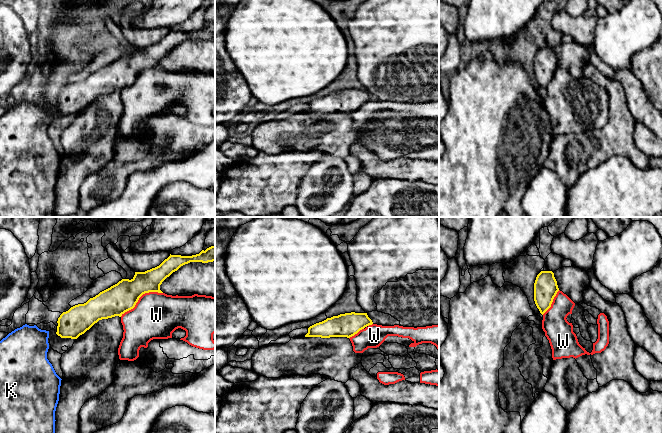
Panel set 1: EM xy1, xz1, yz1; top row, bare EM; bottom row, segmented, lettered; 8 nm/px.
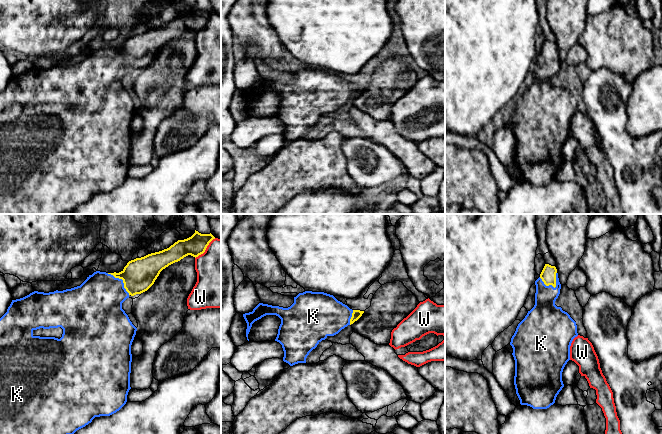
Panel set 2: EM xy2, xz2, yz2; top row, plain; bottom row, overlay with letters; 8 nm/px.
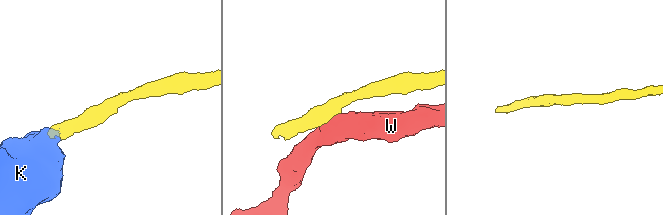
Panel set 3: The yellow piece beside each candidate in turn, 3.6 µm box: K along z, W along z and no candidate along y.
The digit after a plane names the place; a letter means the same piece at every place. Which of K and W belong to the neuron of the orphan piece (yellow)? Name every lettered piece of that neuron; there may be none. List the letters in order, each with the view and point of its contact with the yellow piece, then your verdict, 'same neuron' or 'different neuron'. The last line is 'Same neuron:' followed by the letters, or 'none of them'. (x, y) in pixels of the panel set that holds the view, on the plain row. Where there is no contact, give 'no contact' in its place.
K: yz2 (547, 61) | same neuron
W: xy1 (139, 73) | different neuron
Same neuron: K

